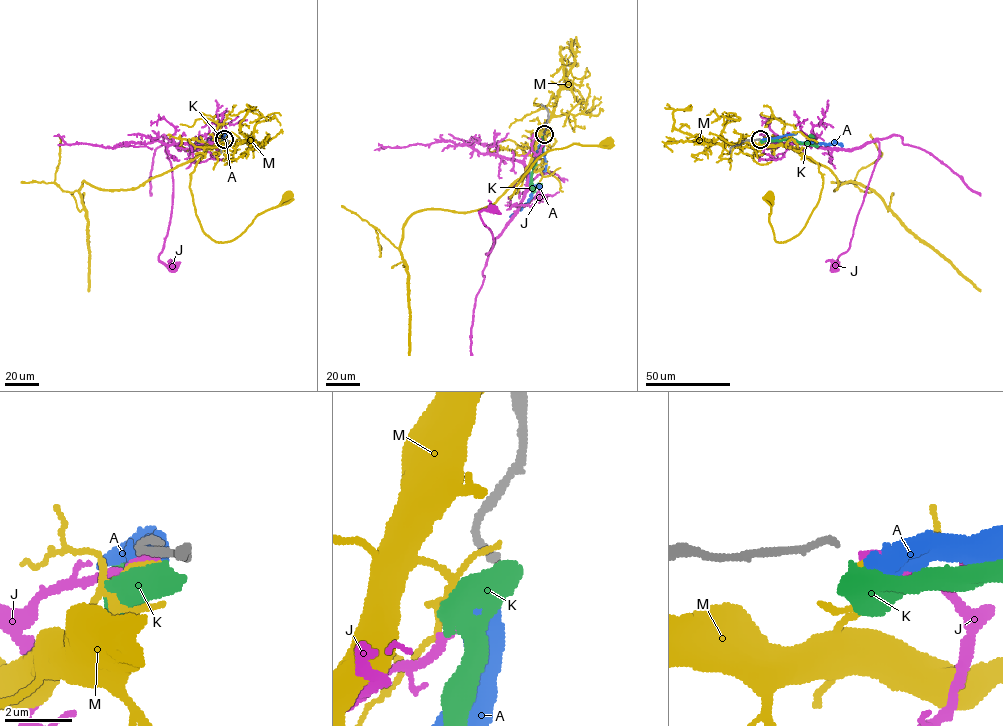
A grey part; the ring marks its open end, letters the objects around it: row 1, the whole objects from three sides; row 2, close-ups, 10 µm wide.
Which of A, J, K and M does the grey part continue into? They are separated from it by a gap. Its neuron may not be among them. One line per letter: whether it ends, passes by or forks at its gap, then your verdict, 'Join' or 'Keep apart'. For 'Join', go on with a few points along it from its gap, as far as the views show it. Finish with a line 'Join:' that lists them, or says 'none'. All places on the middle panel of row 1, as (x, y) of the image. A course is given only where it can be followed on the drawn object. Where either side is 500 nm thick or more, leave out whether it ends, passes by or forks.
A: It ends there. Keep apart
J: It ends there. Join. Its course: (544, 135), (524, 159), (527, 188), (521, 203), (486, 254), (492, 248), (493, 236), (479, 212), (492, 209)
K: Keep apart
M: It ends there. Keep apart
Join: J

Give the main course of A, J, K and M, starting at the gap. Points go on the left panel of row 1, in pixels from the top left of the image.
A: (224, 140), (211, 139), (208, 142), (211, 143), (196, 142), (189, 146)
J: (223, 139), (196, 148), (178, 148), (169, 141), (166, 145), (171, 168), (172, 206), (158, 258), (172, 269)
K: (224, 140), (210, 143), (221, 135)
M: (224, 140), (205, 151), (191, 174), (195, 214), (210, 238), (233, 240), (257, 216), (289, 197)

